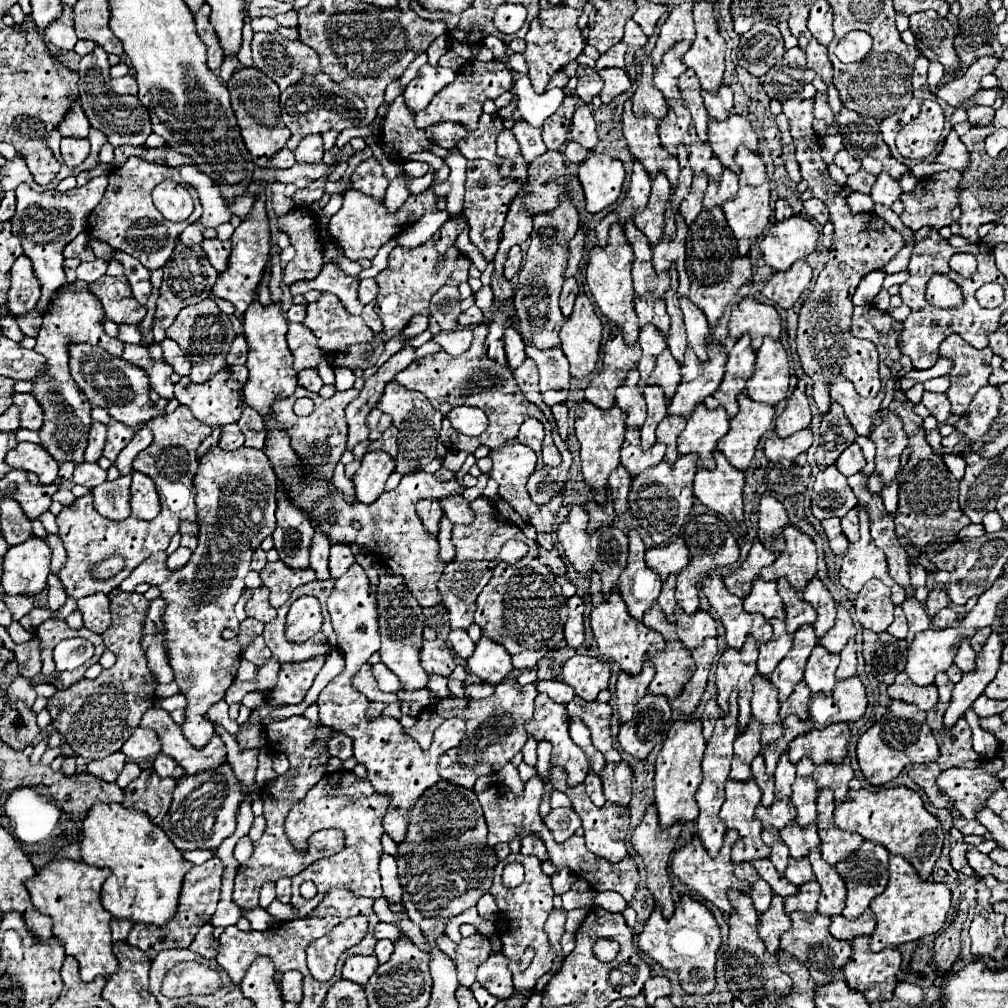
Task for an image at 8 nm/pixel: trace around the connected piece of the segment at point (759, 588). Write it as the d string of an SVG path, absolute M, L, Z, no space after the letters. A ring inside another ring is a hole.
M756 580L750 596L744 600L744 610L746 612L758 612L766 620L778 618L784 620L786 612L782 608L782 598L776 592L776 582L766 582L766 580Z

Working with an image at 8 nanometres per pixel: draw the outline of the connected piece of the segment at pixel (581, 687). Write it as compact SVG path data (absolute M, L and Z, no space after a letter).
M576 654L564 662L562 680L570 684L582 700L594 702L596 696L608 688L610 664L592 656Z

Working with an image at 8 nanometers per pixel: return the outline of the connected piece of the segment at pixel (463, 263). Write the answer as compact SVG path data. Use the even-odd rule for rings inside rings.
M428 240L426 244L422 246L416 246L416 248L402 248L402 246L396 246L390 256L388 256L388 266L386 270L382 270L378 276L376 276L376 282L378 282L378 298L376 298L376 304L380 304L380 320L384 324L384 332L392 338L396 336L412 316L416 314L428 314L428 304L430 304L430 298L432 294L444 286L444 284L450 284L450 286L458 286L462 282L468 280L468 270L470 270L470 258L466 258L462 252L458 252L456 246L452 246L448 252L446 252L446 266L442 270L434 270L434 264L436 264L436 248L434 248L434 240Z

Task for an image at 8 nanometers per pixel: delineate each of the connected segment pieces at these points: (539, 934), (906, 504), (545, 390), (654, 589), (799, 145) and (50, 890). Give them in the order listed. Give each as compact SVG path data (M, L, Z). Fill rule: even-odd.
M510 854L506 860L500 860L494 868L494 882L490 892L496 896L498 902L498 920L496 926L500 930L500 940L502 940L502 952L510 958L510 970L514 976L514 988L516 990L528 990L534 988L540 976L550 972L550 944L546 944L546 934L542 930L542 924L546 922L546 916L550 914L552 908L552 898L554 890L550 886L550 878L542 872L542 864L536 856L522 856L522 854ZM510 862L520 862L526 870L526 878L520 886L516 888L506 888L502 884L502 870ZM528 946L534 946L536 956L532 964L522 972L520 970L520 960L524 956L524 950Z
M892 400L888 408L880 408L872 418L872 428L878 428L884 416L892 412L896 414L906 432L914 432L914 438L908 438L908 448L912 450L906 466L898 472L900 480L900 502L898 502L898 512L894 516L896 522L896 532L898 536L906 536L916 548L924 550L924 546L932 538L946 538L950 534L958 534L962 528L970 524L970 518L962 514L958 506L958 480L950 476L950 470L942 462L942 456L932 450L932 446L926 442L926 432L922 428L922 418L914 414L914 404L910 400L898 402Z
M526 340L526 354L536 362L540 370L540 392L548 406L566 402L570 386L570 364L560 346L540 350Z
M636 530L628 532L630 538L630 556L628 556L628 566L620 576L618 590L628 606L628 612L634 620L642 620L644 612L652 608L658 600L660 594L660 576L650 570L644 562L644 542L640 540Z
M792 98L782 104L784 114L790 122L790 132L796 146L796 160L800 164L802 178L808 182L808 188L812 190L814 198L820 198L828 210L830 220L834 224L834 242L830 248L830 260L826 262L824 270L818 274L814 286L810 286L810 294L806 302L802 304L800 318L798 318L798 338L796 338L796 350L800 356L800 364L804 372L814 382L814 402L820 410L820 414L828 412L830 408L830 396L826 392L826 384L834 376L834 372L842 372L848 380L854 382L854 388L860 396L876 396L880 390L880 376L878 376L878 350L872 342L858 340L850 336L850 316L852 316L852 296L860 280L878 268L884 268L890 258L894 258L900 248L904 246L904 240L900 232L892 230L882 218L876 214L850 214L850 208L846 204L846 192L850 188L834 184L834 180L828 174L828 166L820 158L820 140L812 128L812 104L814 100L802 100Z
M56 858L46 868L38 870L34 880L26 882L34 908L52 918L54 936L64 944L66 954L78 960L82 982L92 982L96 976L110 978L118 970L110 938L112 916L104 910L100 900L102 884L108 876L110 868L96 868L84 862Z

